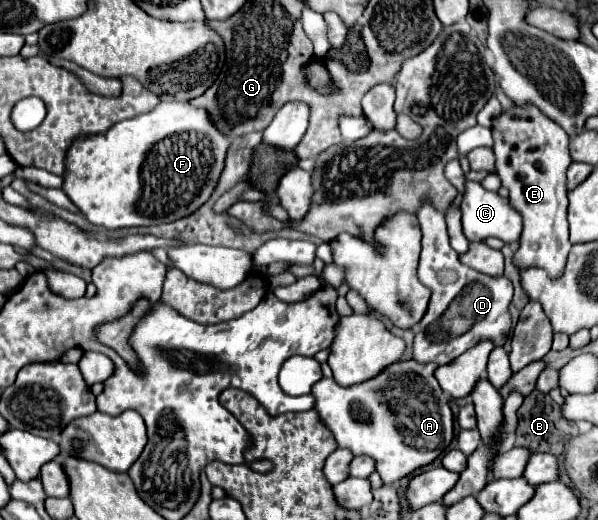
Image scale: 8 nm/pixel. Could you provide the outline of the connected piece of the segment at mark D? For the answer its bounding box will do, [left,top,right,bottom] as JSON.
[414,204,512,366]

